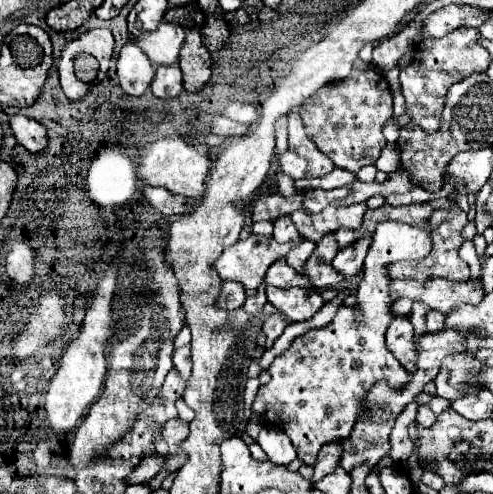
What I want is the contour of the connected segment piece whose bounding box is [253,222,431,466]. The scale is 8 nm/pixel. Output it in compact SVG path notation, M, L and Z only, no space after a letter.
M401 222L379 224L357 290L363 326L357 324L353 308L341 305L331 324L295 338L291 346L273 360L269 368L271 380L259 386L253 410L261 414L261 420L281 428L291 438L297 456L305 464L315 464L323 444L349 438L351 428L361 414L361 400L377 380L383 378L389 384L405 384L409 380L409 372L385 346L385 330L393 318L389 310L393 300L387 294L389 278L385 266L401 260L421 260L429 250L429 228L413 228Z

